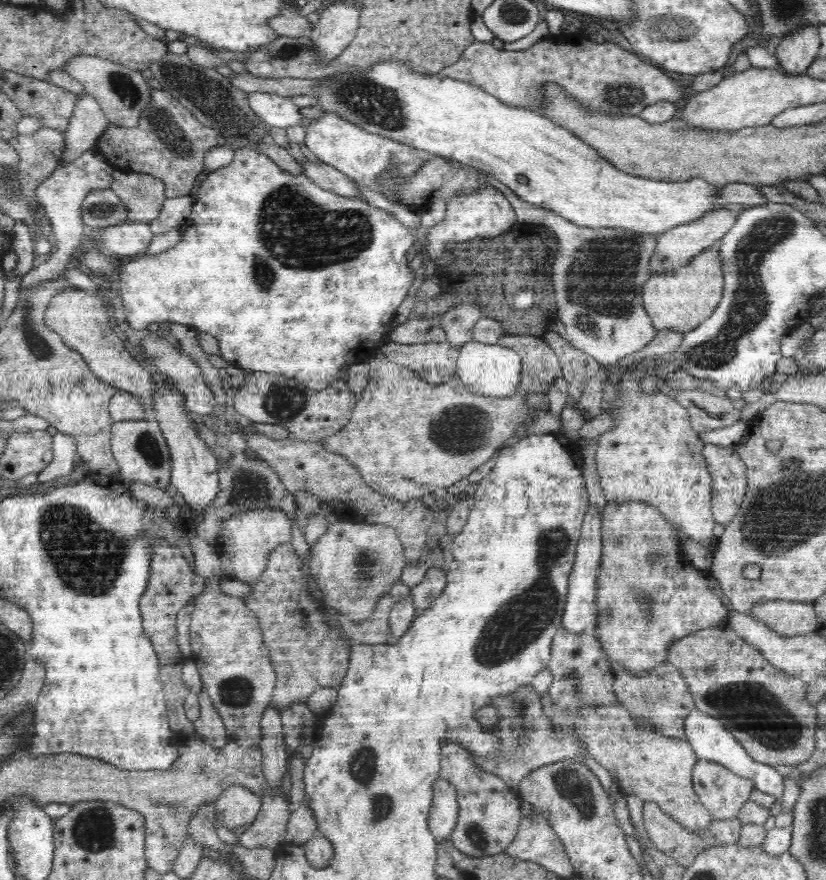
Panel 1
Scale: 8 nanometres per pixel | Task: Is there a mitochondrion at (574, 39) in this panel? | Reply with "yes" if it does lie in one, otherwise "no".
no

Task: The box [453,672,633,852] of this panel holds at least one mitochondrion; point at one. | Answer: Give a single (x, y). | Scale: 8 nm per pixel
(573, 786)

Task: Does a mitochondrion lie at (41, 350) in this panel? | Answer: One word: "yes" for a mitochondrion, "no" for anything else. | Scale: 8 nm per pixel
yes

